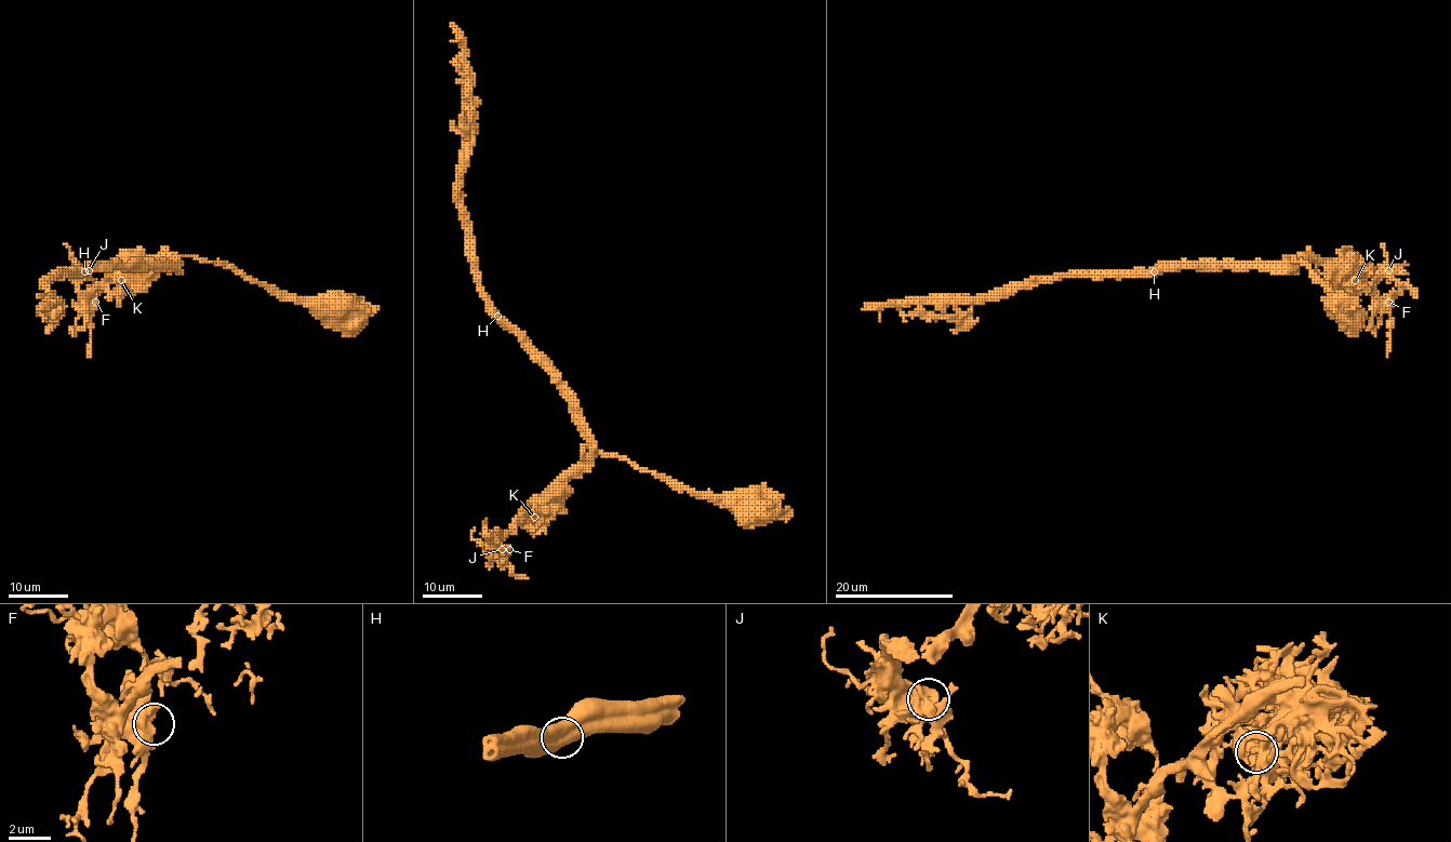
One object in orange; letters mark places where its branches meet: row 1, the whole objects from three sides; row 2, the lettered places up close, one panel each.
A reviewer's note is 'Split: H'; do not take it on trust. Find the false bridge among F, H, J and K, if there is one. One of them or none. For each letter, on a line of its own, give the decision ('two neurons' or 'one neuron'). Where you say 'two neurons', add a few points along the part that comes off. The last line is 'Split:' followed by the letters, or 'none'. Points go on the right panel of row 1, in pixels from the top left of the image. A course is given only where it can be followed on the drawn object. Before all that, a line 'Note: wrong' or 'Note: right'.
Note: right
F: one neuron
H: two neurons | (1154, 271), (1206, 264), (1278, 268), (1302, 266), (1310, 256), (1329, 258), (1366, 283), (1389, 310), (1386, 358)
J: one neuron
K: one neuron
Split: H

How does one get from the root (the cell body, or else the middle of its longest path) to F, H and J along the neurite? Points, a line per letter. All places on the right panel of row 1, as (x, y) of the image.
F: (1333, 307), (1329, 306), (1333, 303), (1327, 290), (1309, 268), (1287, 256), (1283, 263), (1342, 264), (1388, 302)
H: (1333, 307), (1329, 306), (1333, 303), (1327, 290), (1306, 266), (1293, 256), (1281, 263), (1168, 264), (1154, 271)
J: (1333, 307), (1309, 268), (1287, 256), (1283, 263), (1342, 264), (1374, 295), (1374, 282), (1388, 270)

